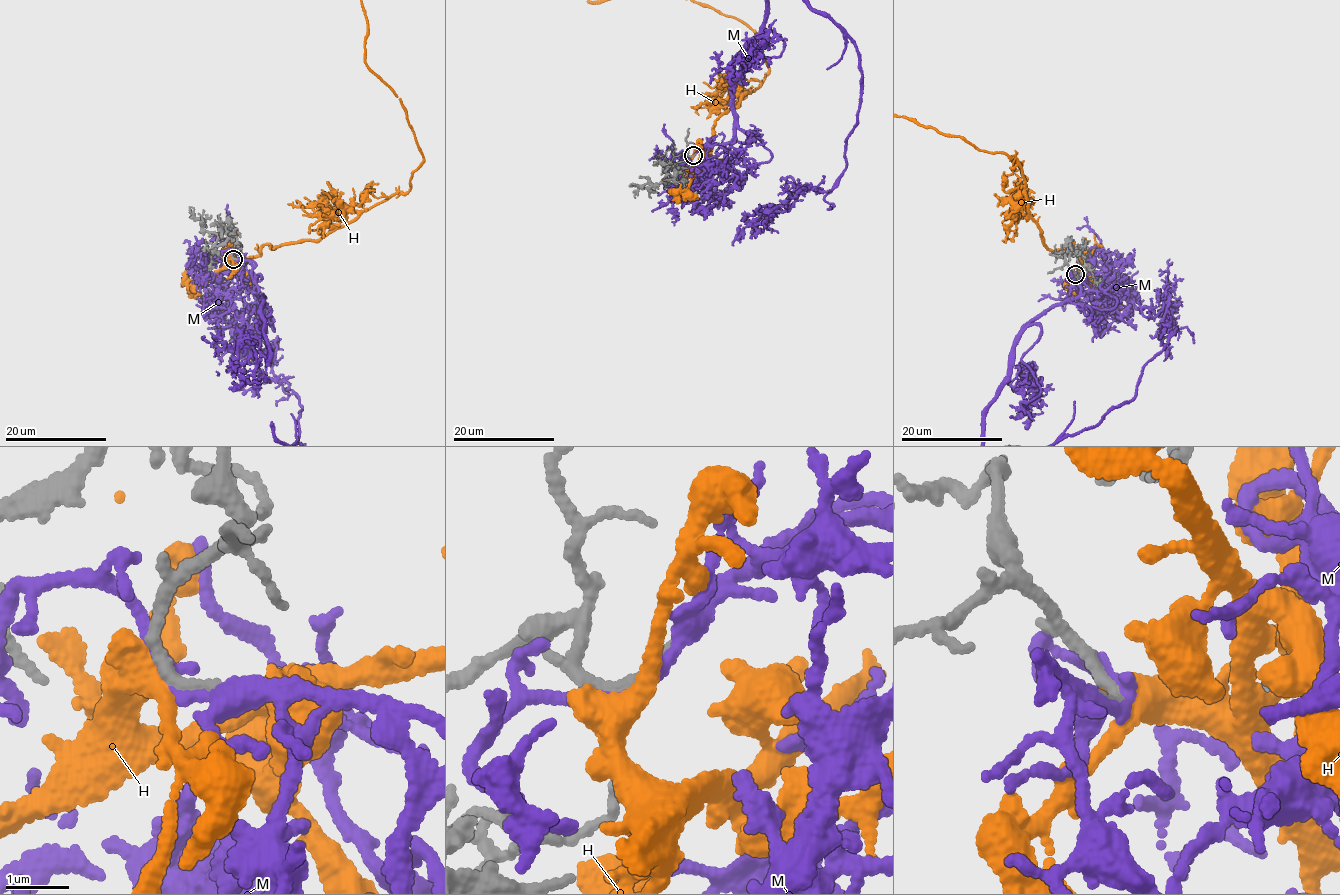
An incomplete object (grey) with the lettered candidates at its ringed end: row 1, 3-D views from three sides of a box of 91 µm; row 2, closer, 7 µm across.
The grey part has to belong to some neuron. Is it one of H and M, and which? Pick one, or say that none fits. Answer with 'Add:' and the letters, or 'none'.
Add: M

